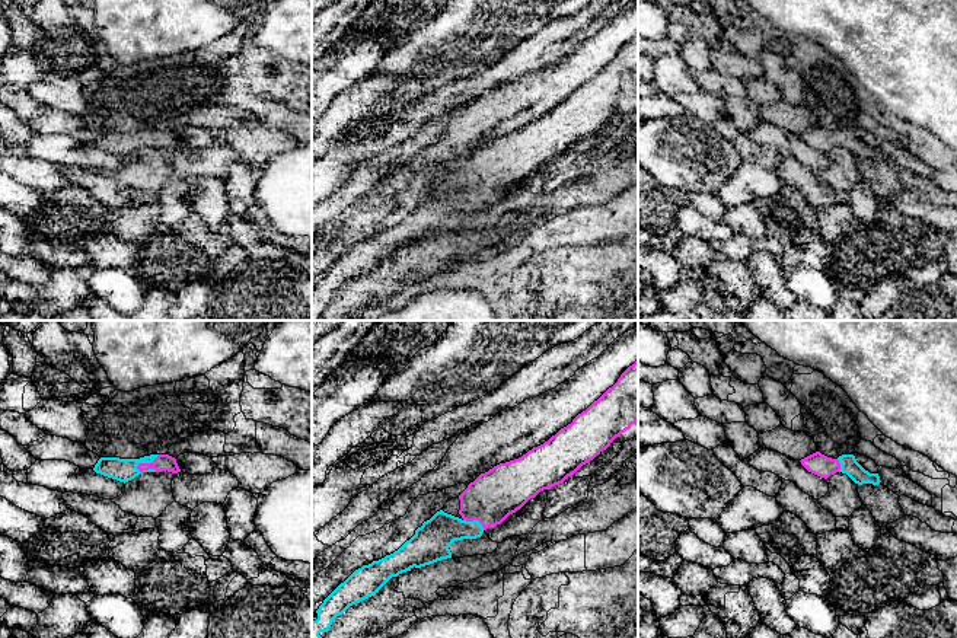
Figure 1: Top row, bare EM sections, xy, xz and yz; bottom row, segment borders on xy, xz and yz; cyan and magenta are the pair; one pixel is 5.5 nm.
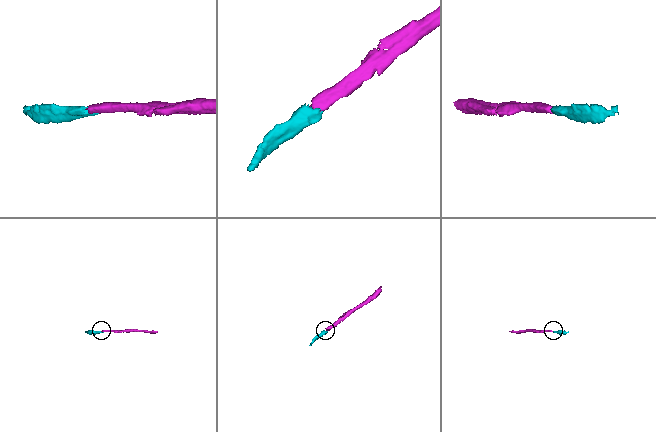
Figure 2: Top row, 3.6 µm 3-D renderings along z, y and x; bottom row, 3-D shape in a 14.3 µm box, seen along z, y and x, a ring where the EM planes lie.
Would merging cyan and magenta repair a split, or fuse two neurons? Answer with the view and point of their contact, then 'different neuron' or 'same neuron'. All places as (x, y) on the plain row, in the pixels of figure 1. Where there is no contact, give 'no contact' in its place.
contact xy (147, 136); same neuron

